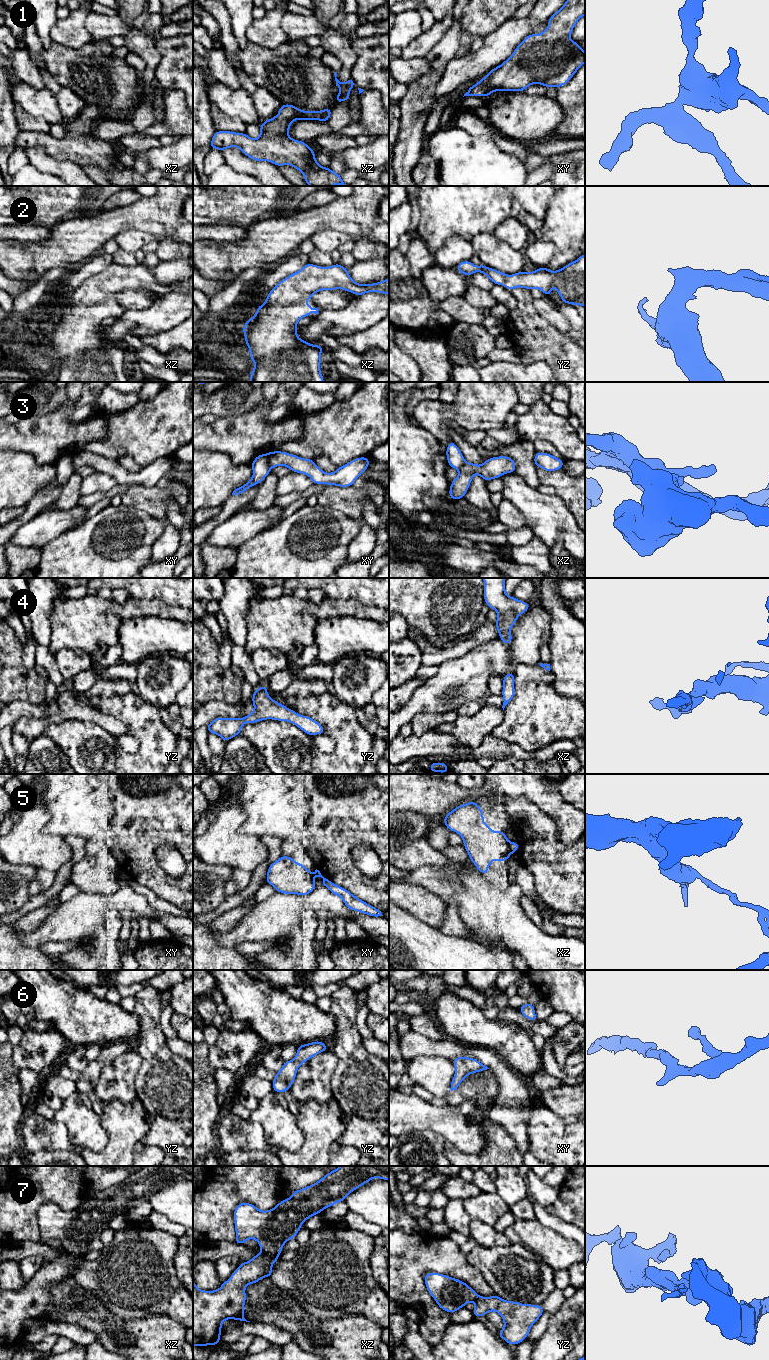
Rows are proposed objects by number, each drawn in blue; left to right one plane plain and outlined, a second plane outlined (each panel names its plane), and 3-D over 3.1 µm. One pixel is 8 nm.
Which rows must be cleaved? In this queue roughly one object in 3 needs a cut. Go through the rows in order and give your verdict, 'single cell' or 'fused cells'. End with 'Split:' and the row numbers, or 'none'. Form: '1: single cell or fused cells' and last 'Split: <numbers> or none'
1: single cell
2: single cell
3: fused cells
4: single cell
5: fused cells
6: single cell
7: fused cells
Split: 3, 5, 7

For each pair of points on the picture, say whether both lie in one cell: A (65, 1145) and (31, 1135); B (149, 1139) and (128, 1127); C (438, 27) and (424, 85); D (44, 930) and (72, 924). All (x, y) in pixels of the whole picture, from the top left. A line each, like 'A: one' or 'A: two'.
A: one
B: two
C: two
D: one

